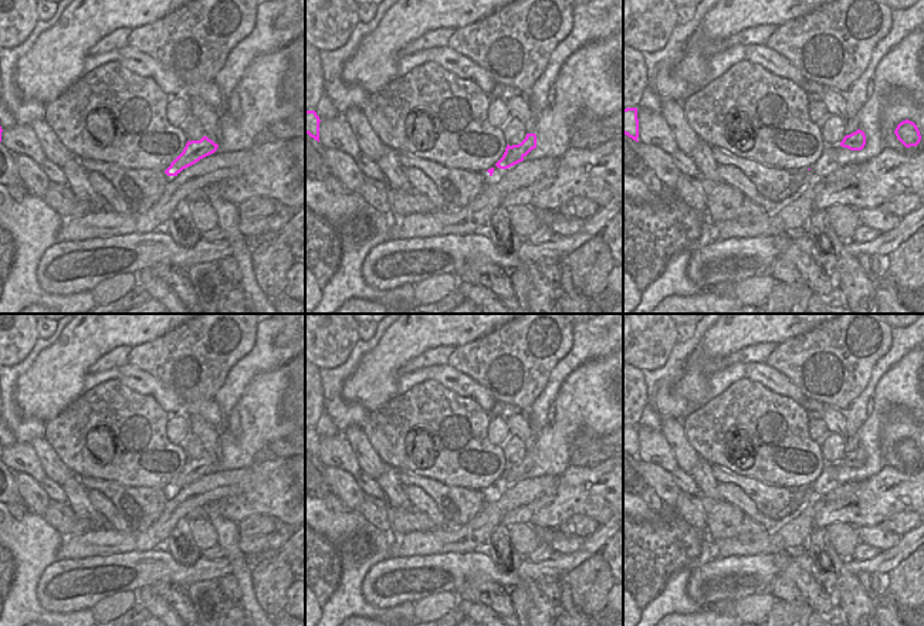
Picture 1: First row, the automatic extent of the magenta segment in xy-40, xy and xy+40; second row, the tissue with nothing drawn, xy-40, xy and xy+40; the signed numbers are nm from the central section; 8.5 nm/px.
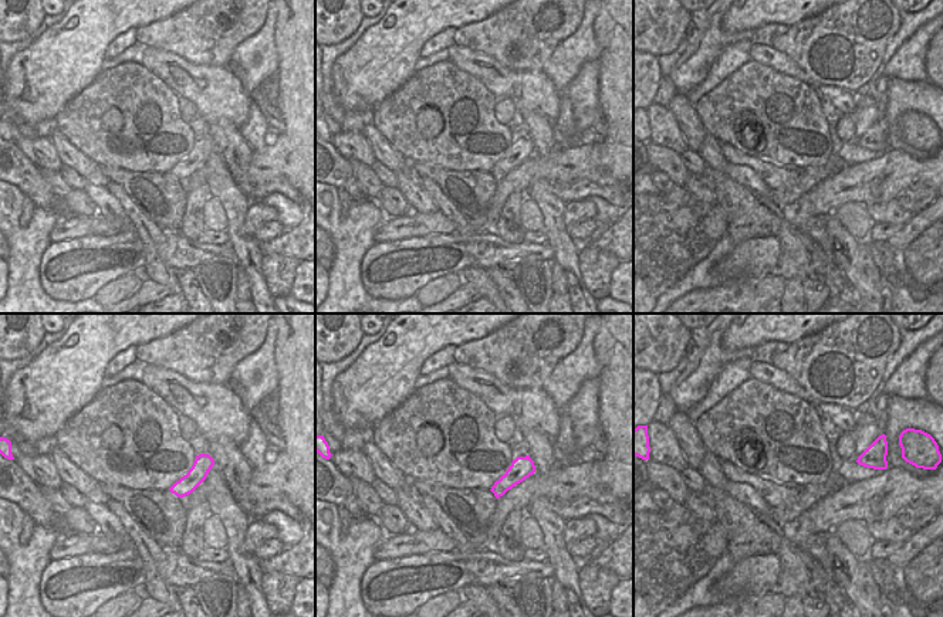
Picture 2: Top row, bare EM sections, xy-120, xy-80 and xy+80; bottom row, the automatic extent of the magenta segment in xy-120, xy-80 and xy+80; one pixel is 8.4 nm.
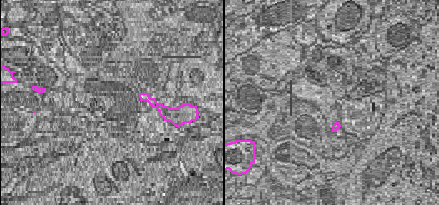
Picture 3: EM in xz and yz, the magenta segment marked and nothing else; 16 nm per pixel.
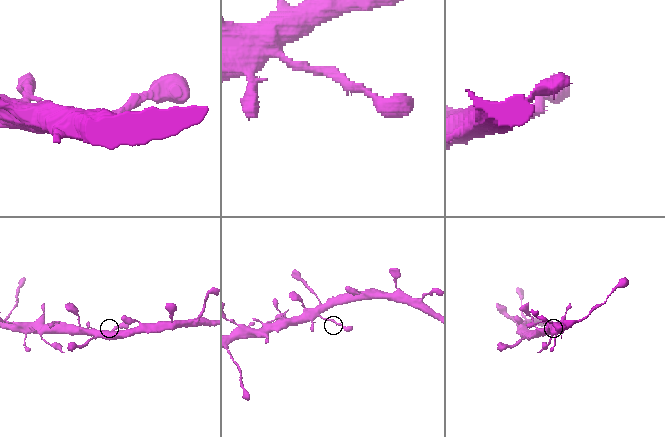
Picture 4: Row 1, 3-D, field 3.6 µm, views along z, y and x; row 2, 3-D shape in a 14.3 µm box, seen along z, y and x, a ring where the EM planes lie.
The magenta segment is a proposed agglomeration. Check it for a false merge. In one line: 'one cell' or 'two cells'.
one cell

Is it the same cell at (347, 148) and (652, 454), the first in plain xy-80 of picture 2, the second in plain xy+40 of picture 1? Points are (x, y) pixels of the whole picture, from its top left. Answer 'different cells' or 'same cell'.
same cell

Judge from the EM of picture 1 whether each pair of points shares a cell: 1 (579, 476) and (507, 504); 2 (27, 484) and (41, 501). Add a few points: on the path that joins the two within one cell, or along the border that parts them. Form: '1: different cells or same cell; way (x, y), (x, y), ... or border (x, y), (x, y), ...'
1: different cells; border (559, 476), (559, 483), (552, 491), (530, 503)
2: same cell; way (29, 489), (37, 497)

